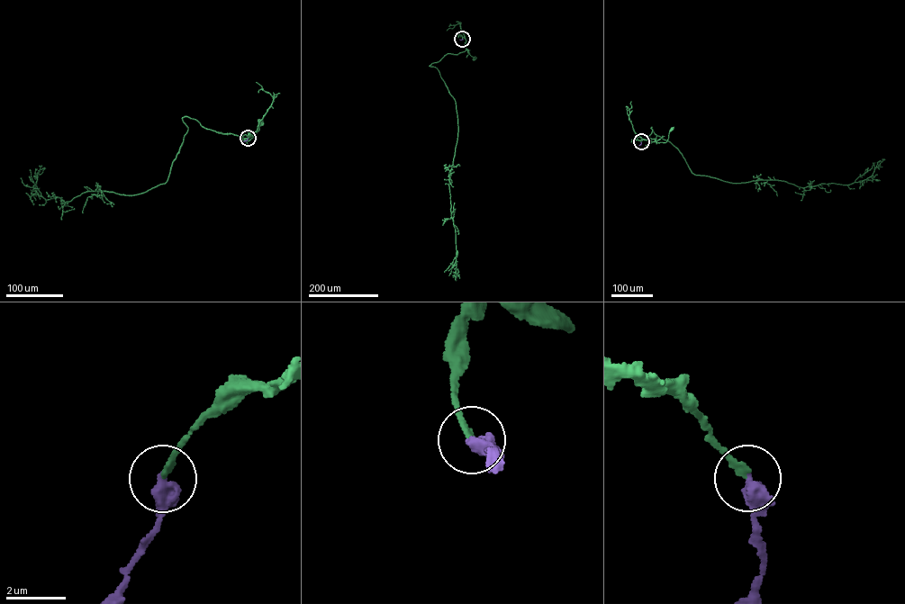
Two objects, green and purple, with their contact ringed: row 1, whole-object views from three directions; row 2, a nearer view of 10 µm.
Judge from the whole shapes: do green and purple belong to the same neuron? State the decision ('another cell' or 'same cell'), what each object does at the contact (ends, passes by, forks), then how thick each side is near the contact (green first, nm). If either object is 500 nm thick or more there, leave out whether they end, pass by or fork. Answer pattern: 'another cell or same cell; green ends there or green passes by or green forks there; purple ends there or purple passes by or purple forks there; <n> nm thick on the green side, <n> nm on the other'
same cell; 200 nm thick on the green side, 550 nm on the other

